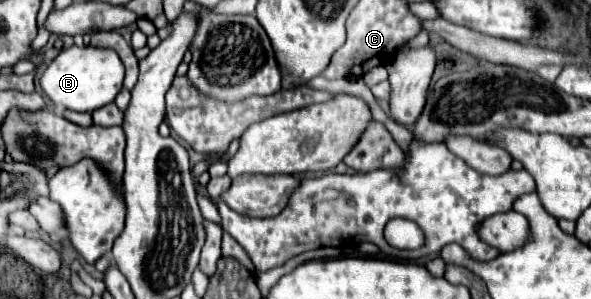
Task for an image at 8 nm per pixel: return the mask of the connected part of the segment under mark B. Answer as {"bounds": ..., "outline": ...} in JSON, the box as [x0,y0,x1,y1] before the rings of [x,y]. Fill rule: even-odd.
{"bounds":[40,47,124,111],"outline":[[[68,47],[62,49],[60,55],[48,65],[44,71],[40,85],[44,89],[44,95],[54,103],[56,109],[72,109],[72,111],[94,111],[98,107],[104,107],[114,101],[114,97],[120,93],[124,81],[124,63],[112,49],[104,47]]]}

